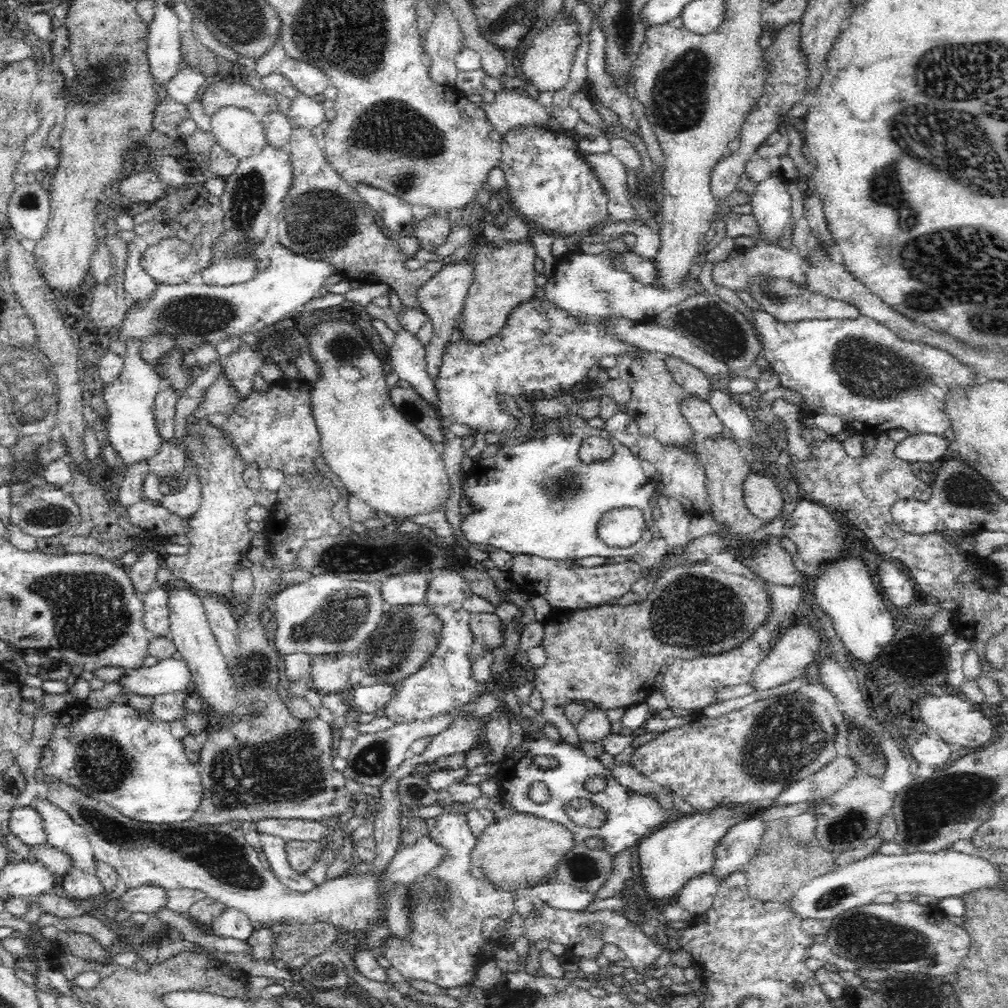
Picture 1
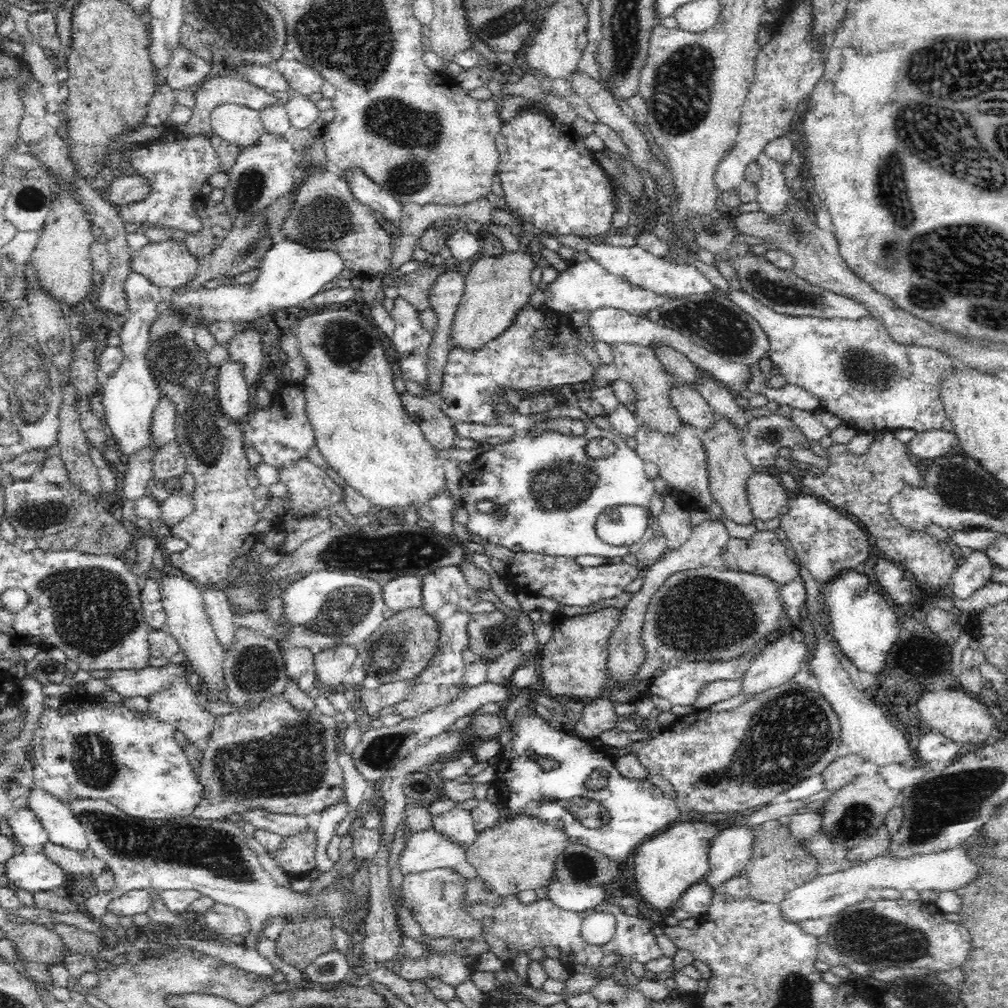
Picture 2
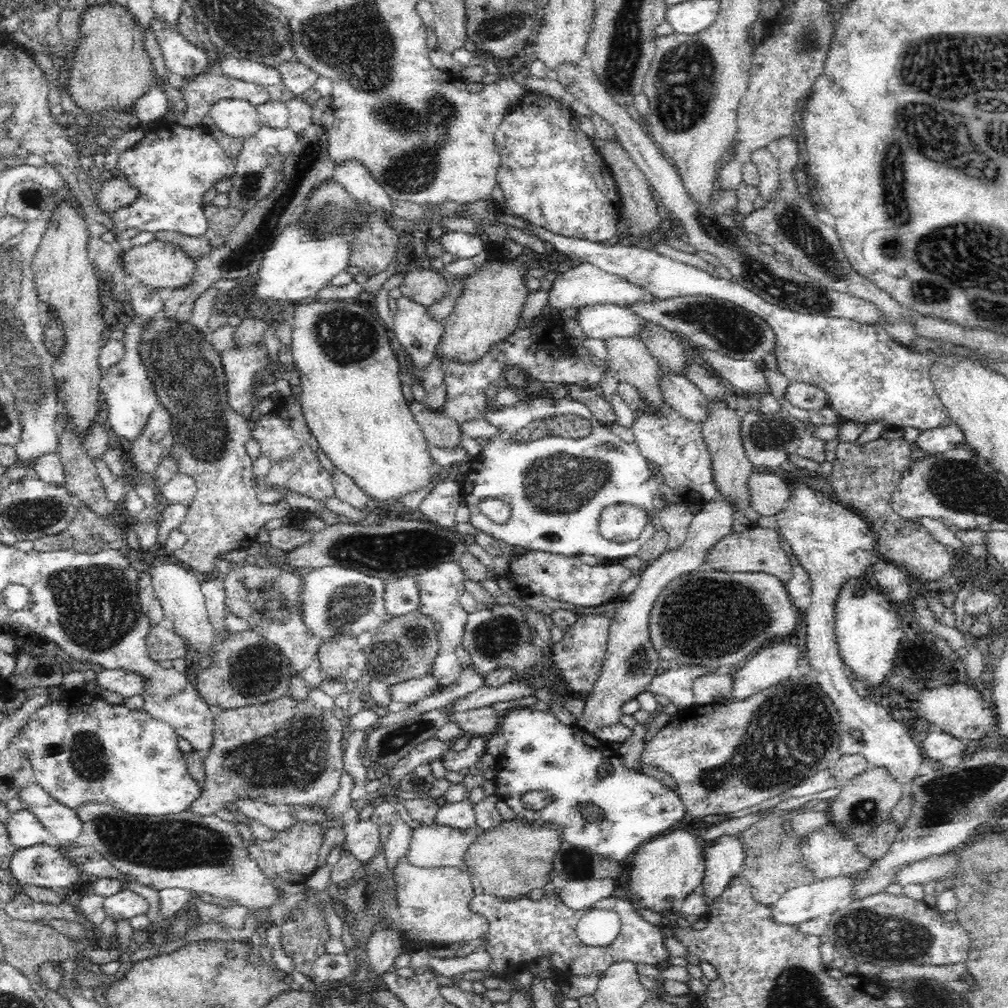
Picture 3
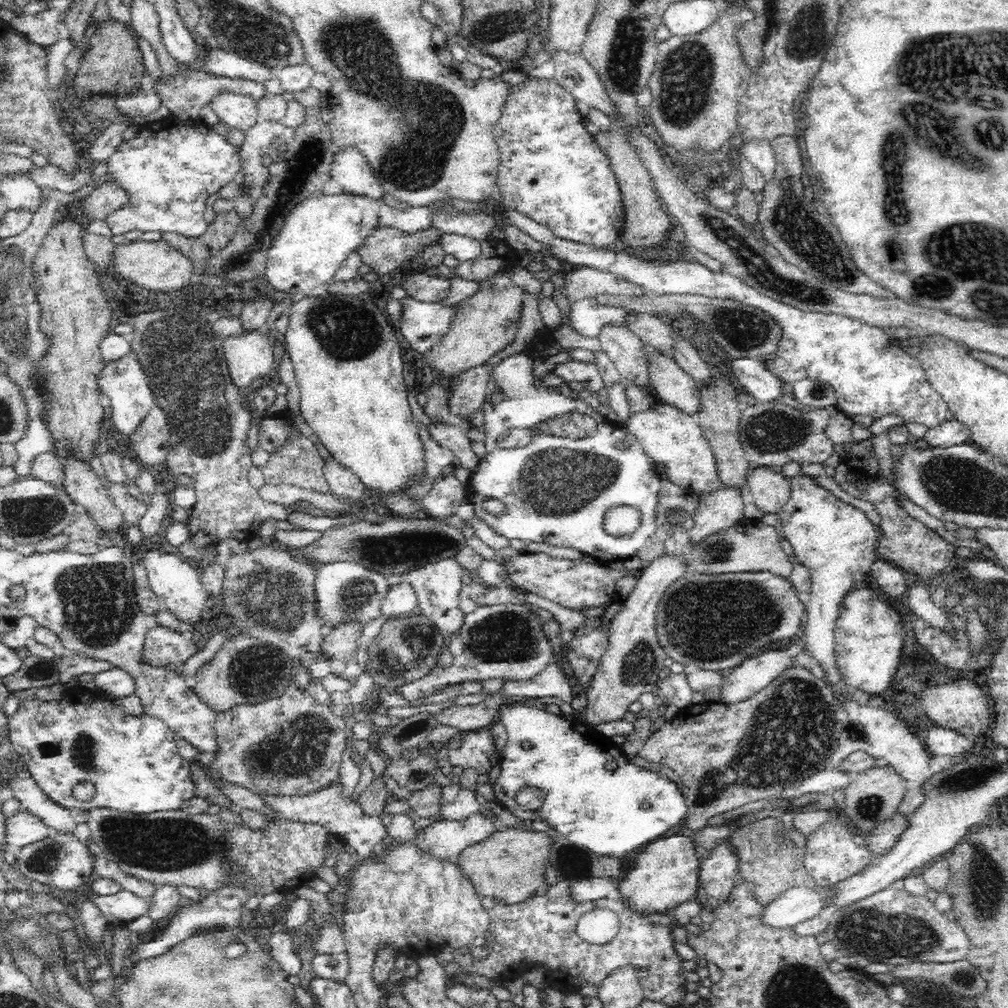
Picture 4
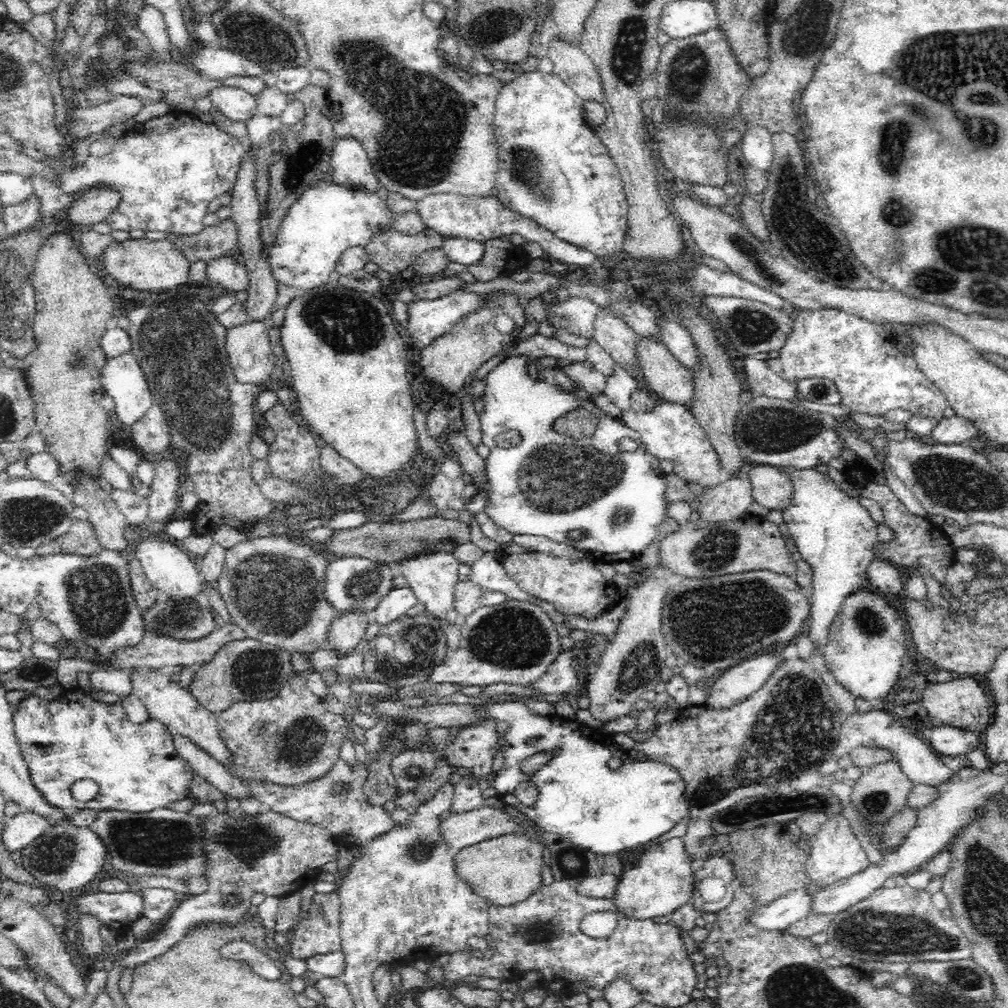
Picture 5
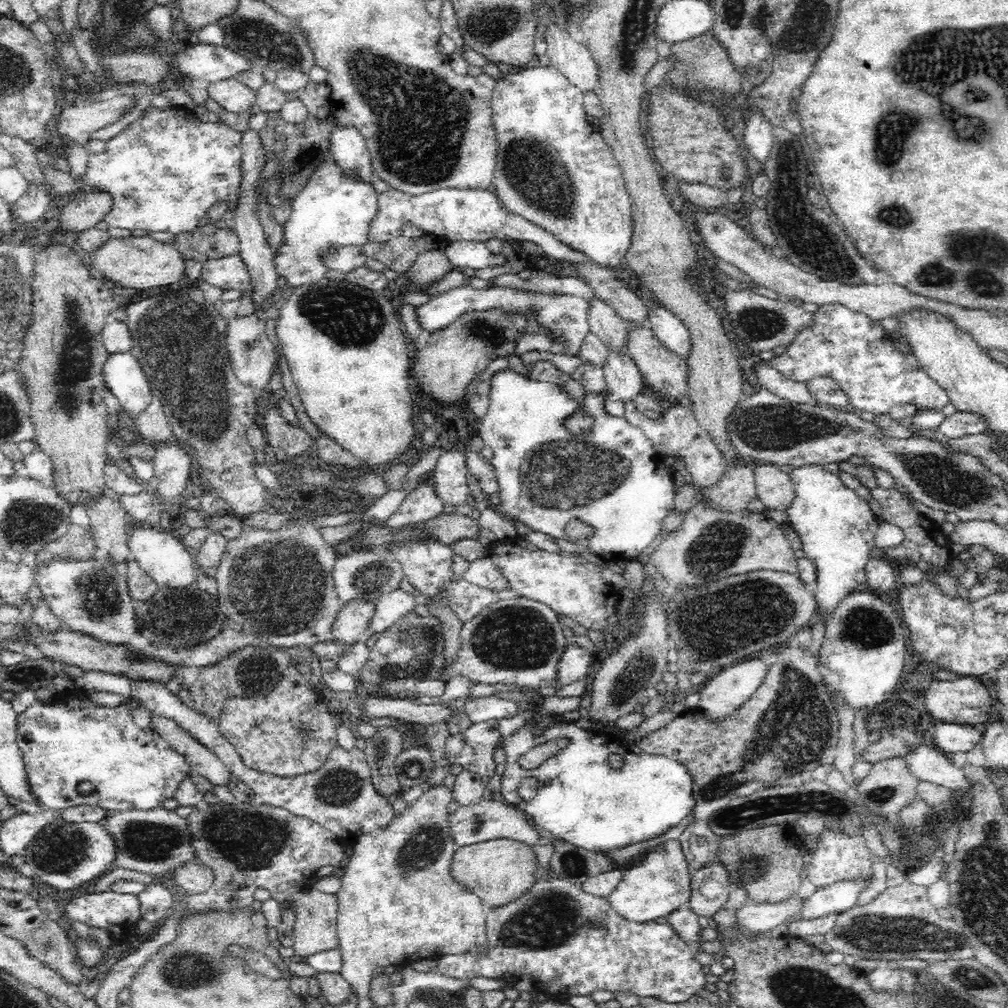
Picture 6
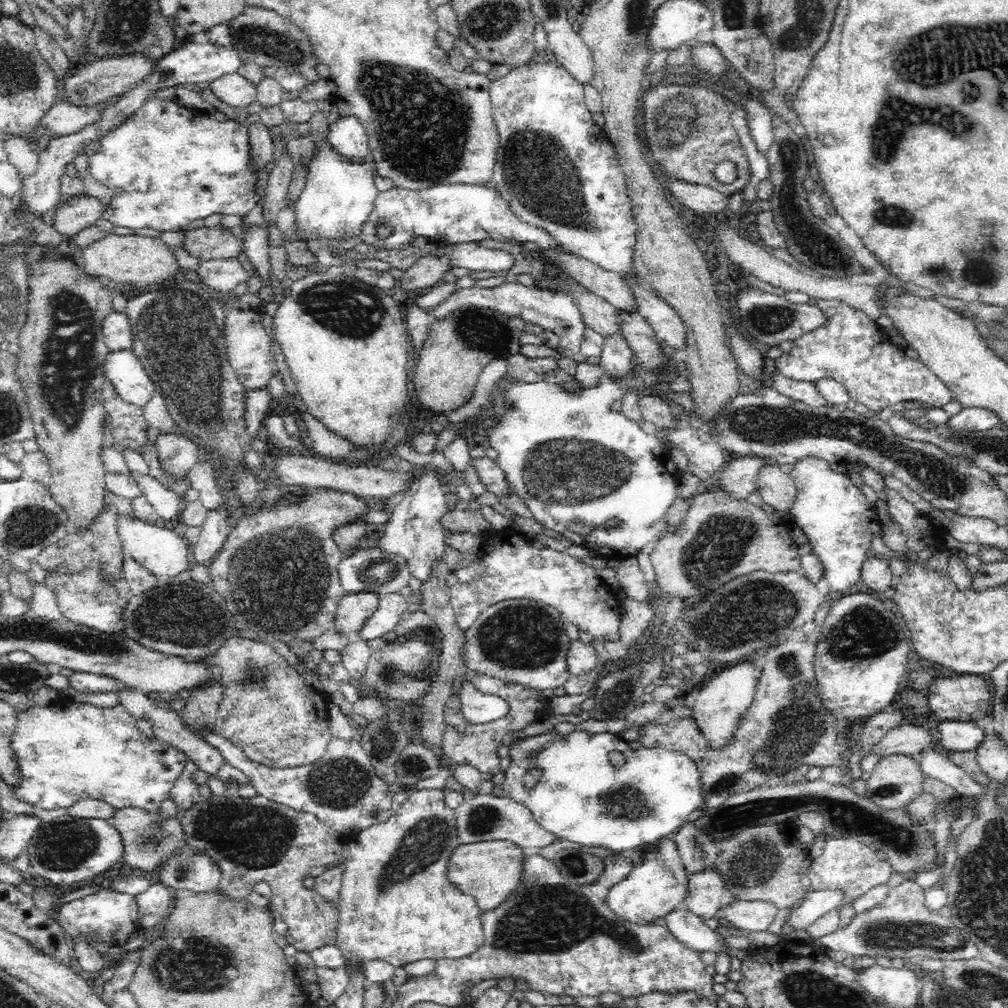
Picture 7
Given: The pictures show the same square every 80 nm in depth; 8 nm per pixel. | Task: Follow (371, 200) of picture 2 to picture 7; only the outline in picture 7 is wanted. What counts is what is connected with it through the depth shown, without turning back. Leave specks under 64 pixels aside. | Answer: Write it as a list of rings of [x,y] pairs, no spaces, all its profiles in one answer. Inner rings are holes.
[[[340,116],[336,122],[330,124],[326,140],[349,159],[350,157],[363,157],[370,153],[368,138],[358,117]]]

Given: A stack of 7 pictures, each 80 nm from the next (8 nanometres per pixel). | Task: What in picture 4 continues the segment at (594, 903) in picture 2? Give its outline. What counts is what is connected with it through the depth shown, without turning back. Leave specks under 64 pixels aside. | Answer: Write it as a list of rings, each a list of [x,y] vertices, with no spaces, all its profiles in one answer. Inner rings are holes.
[[[609,876],[580,878],[571,881],[572,898],[576,902],[592,902],[602,899],[620,899],[617,879]]]

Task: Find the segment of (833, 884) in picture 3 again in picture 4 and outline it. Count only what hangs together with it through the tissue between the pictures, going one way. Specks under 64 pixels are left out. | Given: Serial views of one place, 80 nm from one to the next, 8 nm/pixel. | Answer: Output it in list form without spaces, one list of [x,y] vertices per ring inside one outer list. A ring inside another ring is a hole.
[[[810,888],[785,890],[784,896],[763,906],[759,921],[774,929],[793,928],[796,924],[812,918],[822,910],[824,892]]]

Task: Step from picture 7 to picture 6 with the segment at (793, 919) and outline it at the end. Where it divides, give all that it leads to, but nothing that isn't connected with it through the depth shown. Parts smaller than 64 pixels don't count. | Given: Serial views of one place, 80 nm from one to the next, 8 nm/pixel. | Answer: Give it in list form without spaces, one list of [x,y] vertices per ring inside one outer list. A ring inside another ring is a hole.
[[[838,882],[828,888],[817,888],[811,896],[804,901],[798,920],[816,920],[829,914],[840,914],[856,905],[856,900],[868,885],[860,882]]]

